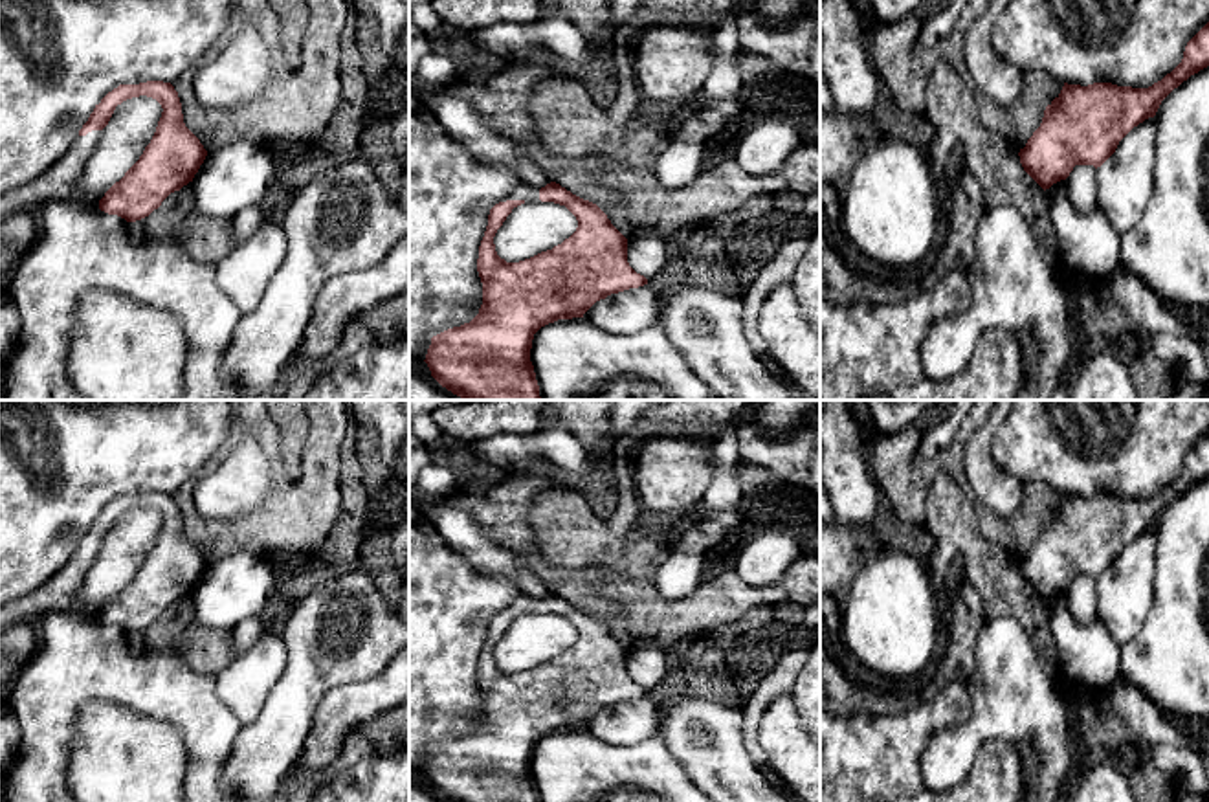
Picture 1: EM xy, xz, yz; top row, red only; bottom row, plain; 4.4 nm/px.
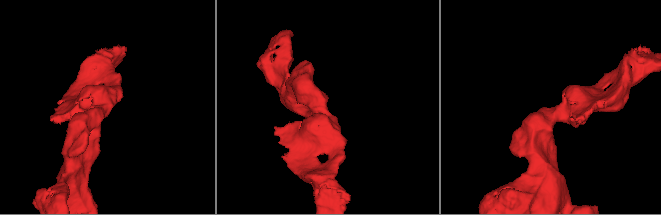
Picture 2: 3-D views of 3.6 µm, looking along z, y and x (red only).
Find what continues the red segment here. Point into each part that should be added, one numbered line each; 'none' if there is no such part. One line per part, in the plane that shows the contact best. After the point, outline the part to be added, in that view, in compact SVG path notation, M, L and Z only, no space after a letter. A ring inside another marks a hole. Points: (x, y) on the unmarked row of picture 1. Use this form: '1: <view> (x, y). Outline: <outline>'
1: xz (523, 602). Outline: M523 593L516 596L516 600L510 602L501 613L506 611L539 613L539 600Z

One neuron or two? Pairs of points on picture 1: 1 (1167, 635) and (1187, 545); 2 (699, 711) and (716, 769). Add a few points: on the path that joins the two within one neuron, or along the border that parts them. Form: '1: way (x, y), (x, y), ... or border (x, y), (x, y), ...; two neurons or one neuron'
1: way (1180, 613), (1182, 568); one neuron
2: way (699, 725), (714, 755); one neuron

